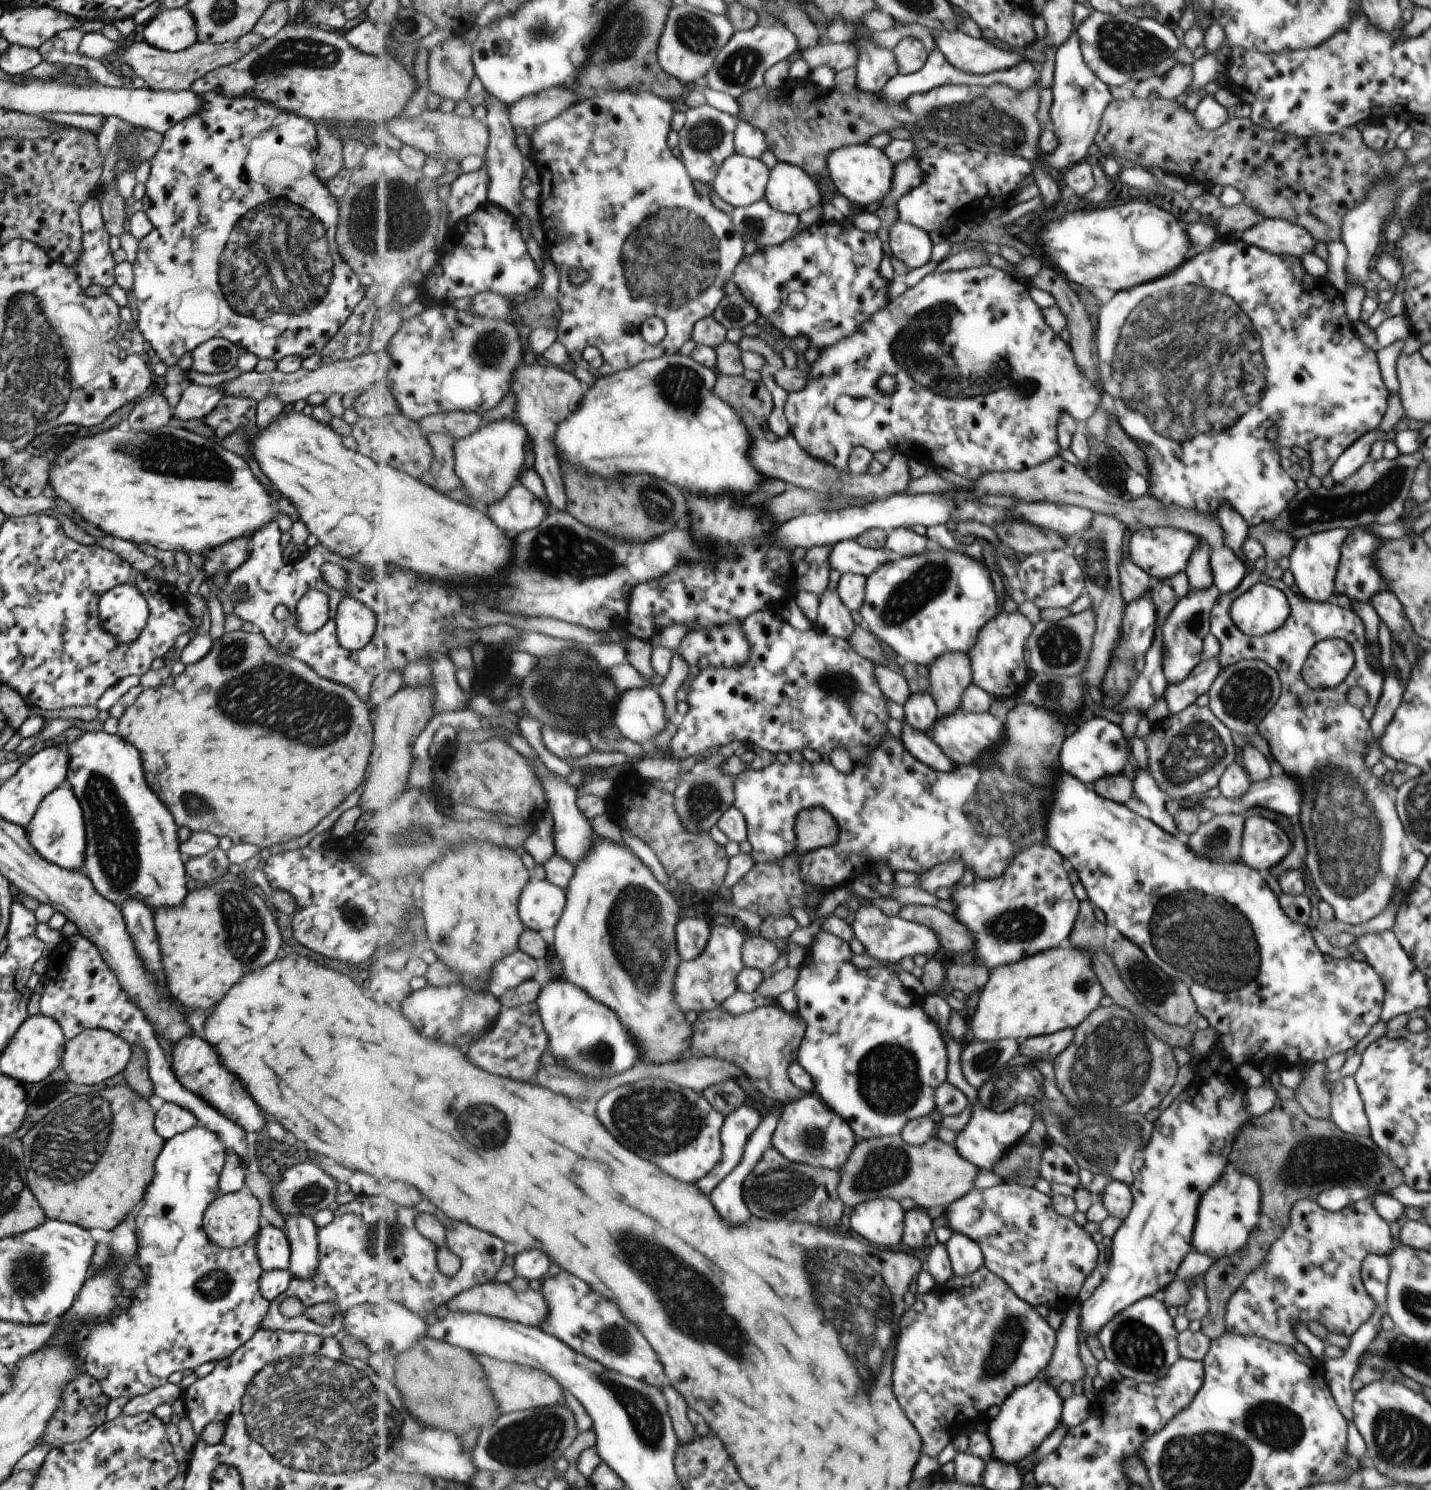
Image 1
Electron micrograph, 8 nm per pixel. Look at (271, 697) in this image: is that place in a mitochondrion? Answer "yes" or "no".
yes

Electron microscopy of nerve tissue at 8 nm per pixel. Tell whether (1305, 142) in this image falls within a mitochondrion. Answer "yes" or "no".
no

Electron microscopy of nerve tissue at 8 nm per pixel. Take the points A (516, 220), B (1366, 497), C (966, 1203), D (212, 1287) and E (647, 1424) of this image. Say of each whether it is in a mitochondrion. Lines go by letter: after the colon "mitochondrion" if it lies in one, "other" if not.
A: other
B: mitochondrion
C: other
D: mitochondrion
E: mitochondrion

